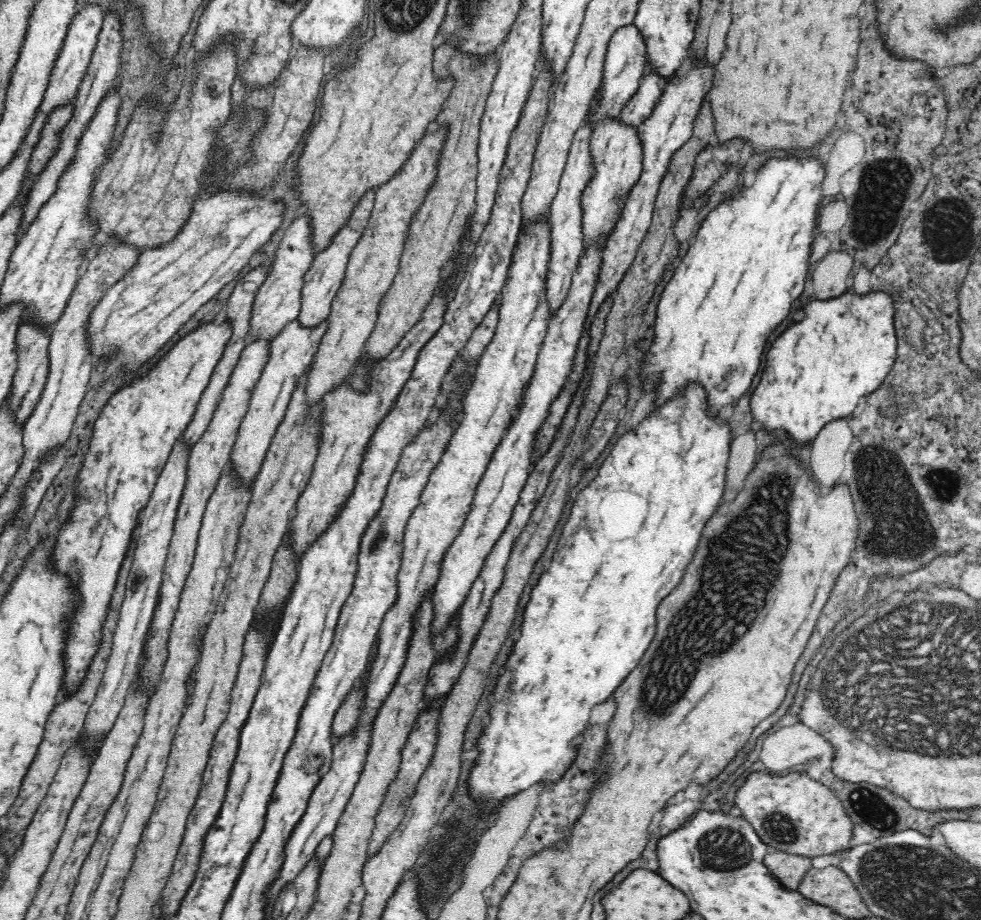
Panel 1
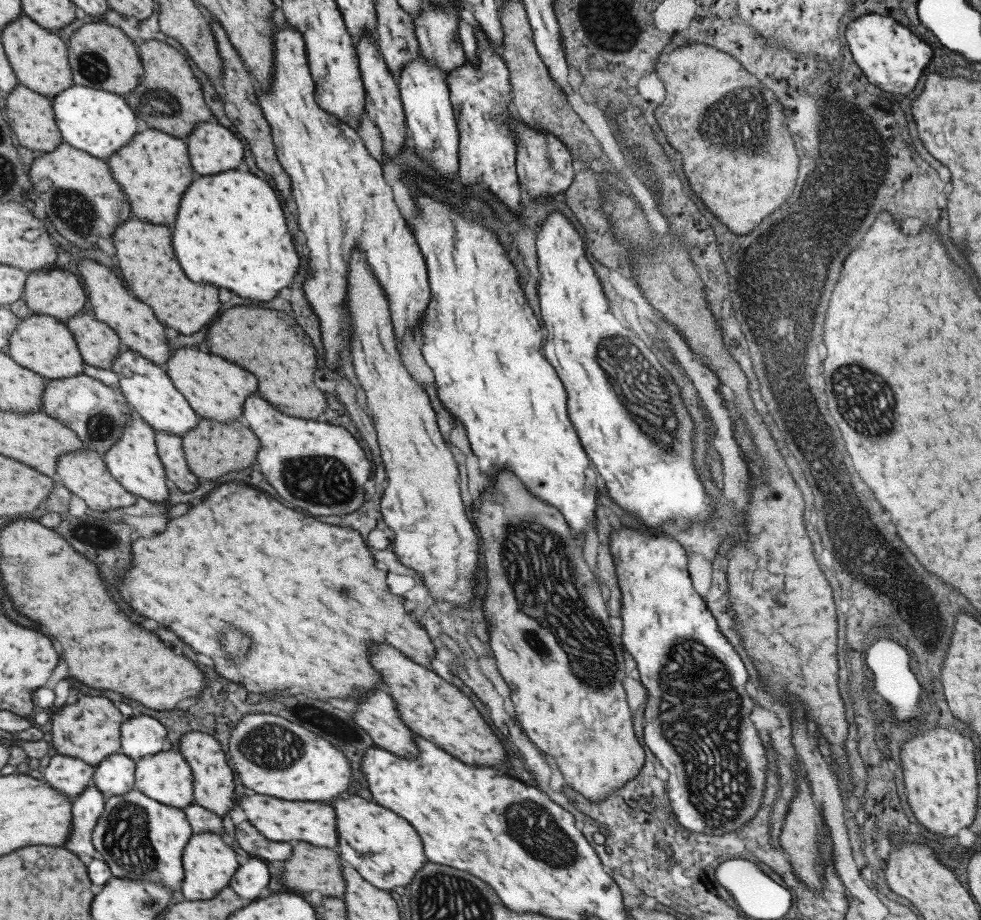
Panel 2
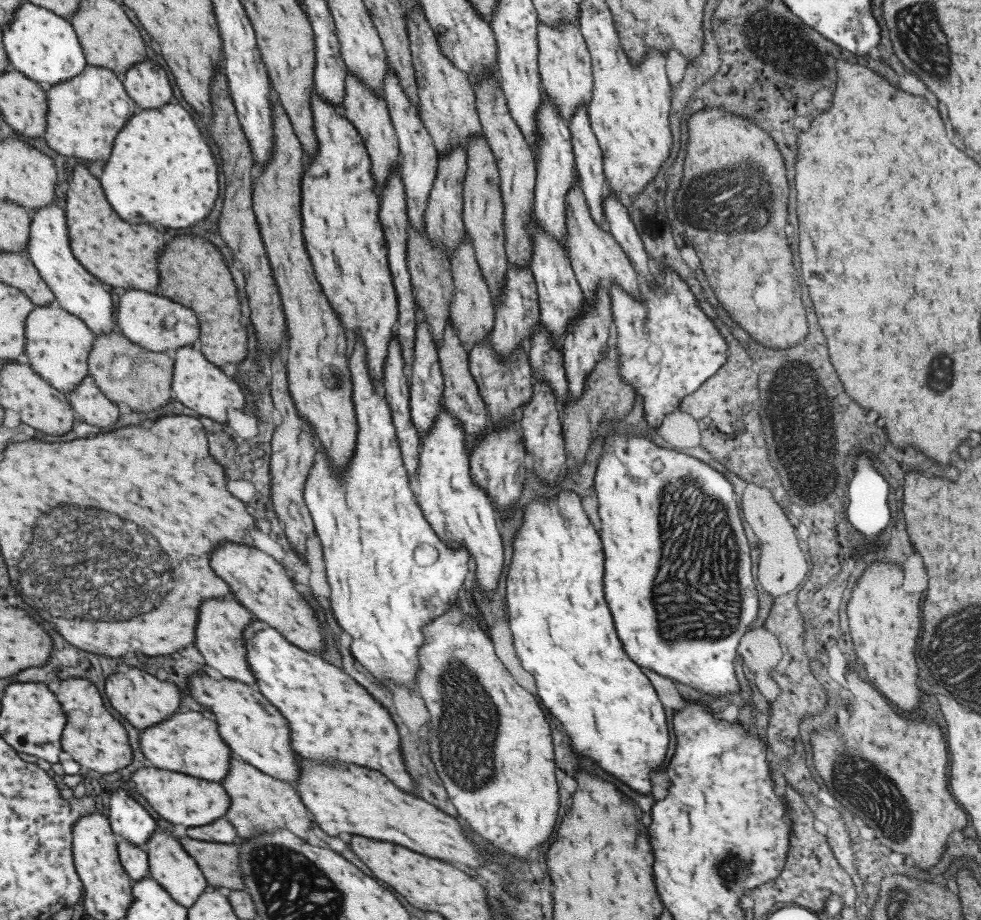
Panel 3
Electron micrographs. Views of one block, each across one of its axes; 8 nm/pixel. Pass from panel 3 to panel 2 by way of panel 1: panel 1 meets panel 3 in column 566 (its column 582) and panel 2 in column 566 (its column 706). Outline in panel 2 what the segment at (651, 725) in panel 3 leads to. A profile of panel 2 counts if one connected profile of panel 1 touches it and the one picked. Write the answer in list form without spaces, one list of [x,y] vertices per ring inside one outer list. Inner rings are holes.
[[[415,190],[413,192],[412,201],[416,206],[416,213],[412,218],[412,233],[415,237],[416,243],[423,256],[426,266],[426,279],[428,280],[428,287],[430,290],[430,299],[426,304],[422,321],[418,326],[418,334],[420,339],[420,353],[427,363],[427,366],[431,369],[434,376],[434,386],[439,400],[442,402],[445,410],[450,414],[453,421],[461,421],[463,428],[465,429],[469,448],[471,453],[477,458],[477,466],[479,466],[481,474],[485,476],[487,482],[497,478],[497,471],[501,469],[509,469],[509,472],[513,472],[513,476],[517,476],[517,480],[521,480],[526,486],[529,492],[532,492],[543,502],[547,504],[555,504],[555,508],[563,514],[563,518],[567,520],[569,528],[573,532],[581,532],[584,536],[584,532],[591,527],[595,527],[593,520],[595,518],[595,500],[597,499],[597,489],[595,487],[596,468],[591,464],[589,458],[583,451],[583,447],[580,445],[580,440],[576,435],[575,429],[572,427],[570,420],[566,413],[566,394],[561,381],[557,378],[553,367],[545,360],[541,351],[543,335],[539,329],[539,322],[533,315],[531,308],[527,305],[527,299],[523,295],[523,290],[517,281],[519,273],[512,262],[507,258],[507,252],[505,248],[497,238],[495,234],[491,232],[481,220],[473,222],[469,218],[460,217],[459,212],[455,208],[451,208],[449,202],[445,200],[433,200],[429,197],[429,194],[425,194],[423,190]]]

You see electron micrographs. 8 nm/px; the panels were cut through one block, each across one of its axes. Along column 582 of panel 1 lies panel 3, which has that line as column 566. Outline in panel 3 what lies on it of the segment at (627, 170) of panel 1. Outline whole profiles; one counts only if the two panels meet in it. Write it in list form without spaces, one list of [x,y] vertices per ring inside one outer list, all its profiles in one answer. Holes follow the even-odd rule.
[[[577,179],[572,182],[569,190],[565,193],[565,234],[567,258],[572,268],[577,284],[581,289],[582,296],[588,303],[592,303],[594,299],[594,290],[603,285],[606,290],[611,285],[617,285],[623,289],[630,297],[638,300],[638,292],[640,288],[640,279],[633,270],[632,264],[629,264],[623,249],[619,243],[604,231],[589,214],[589,208],[585,202],[580,184]]]

